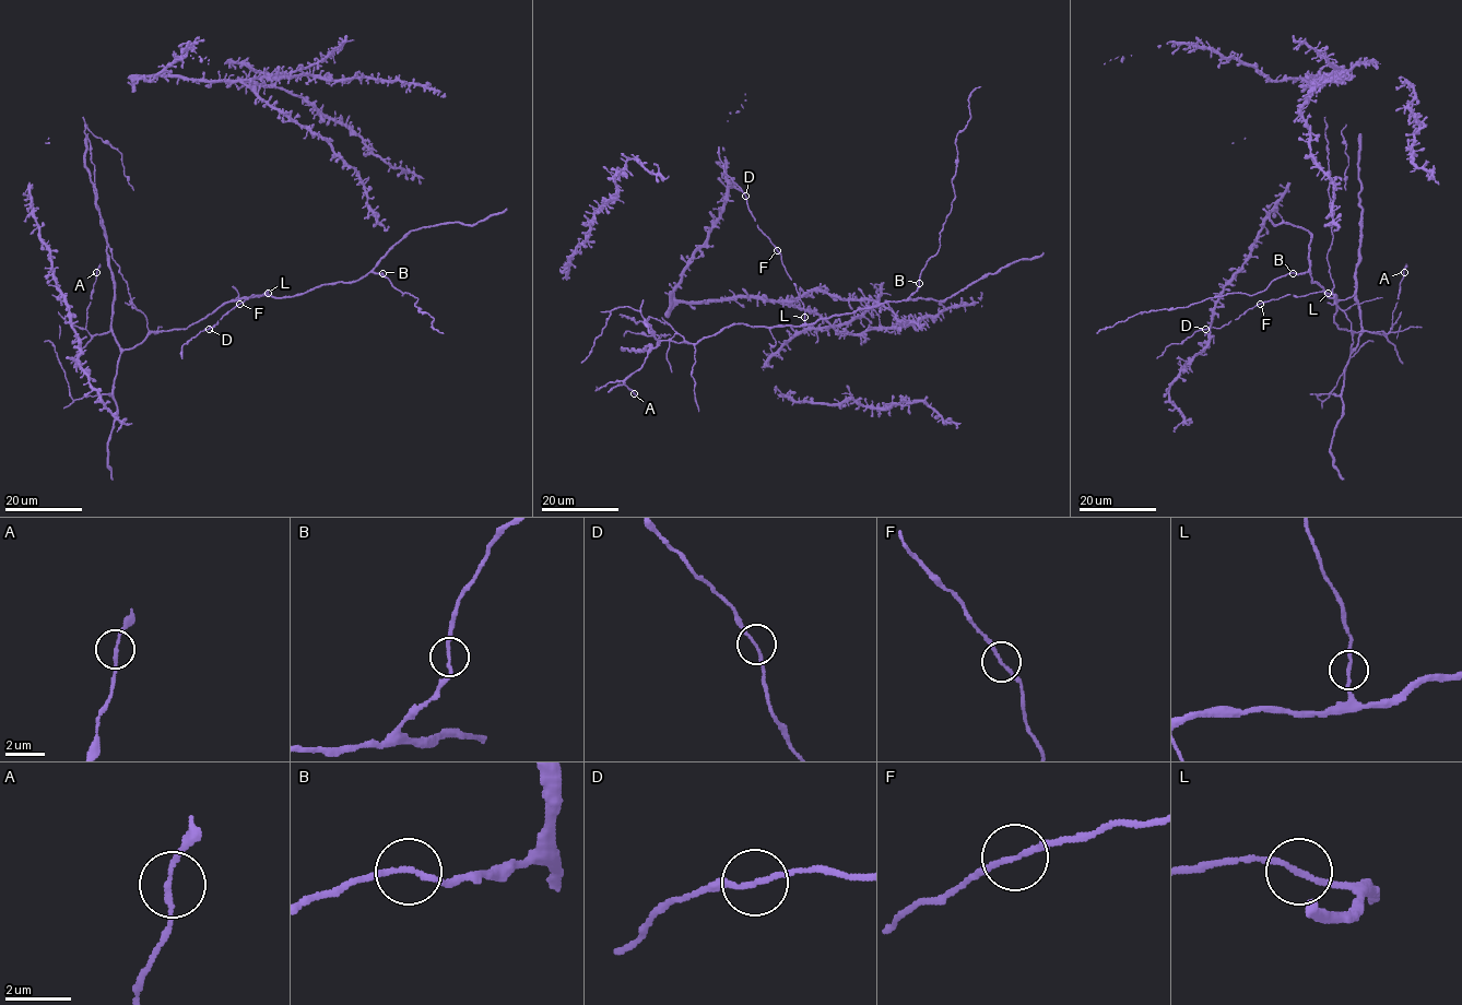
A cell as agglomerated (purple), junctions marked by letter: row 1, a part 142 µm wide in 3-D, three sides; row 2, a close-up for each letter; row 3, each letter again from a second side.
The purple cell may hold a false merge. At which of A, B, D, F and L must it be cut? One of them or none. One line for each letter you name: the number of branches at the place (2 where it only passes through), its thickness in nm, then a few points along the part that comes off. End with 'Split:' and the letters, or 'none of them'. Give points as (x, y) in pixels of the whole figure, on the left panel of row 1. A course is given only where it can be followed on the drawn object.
Split: none of them

